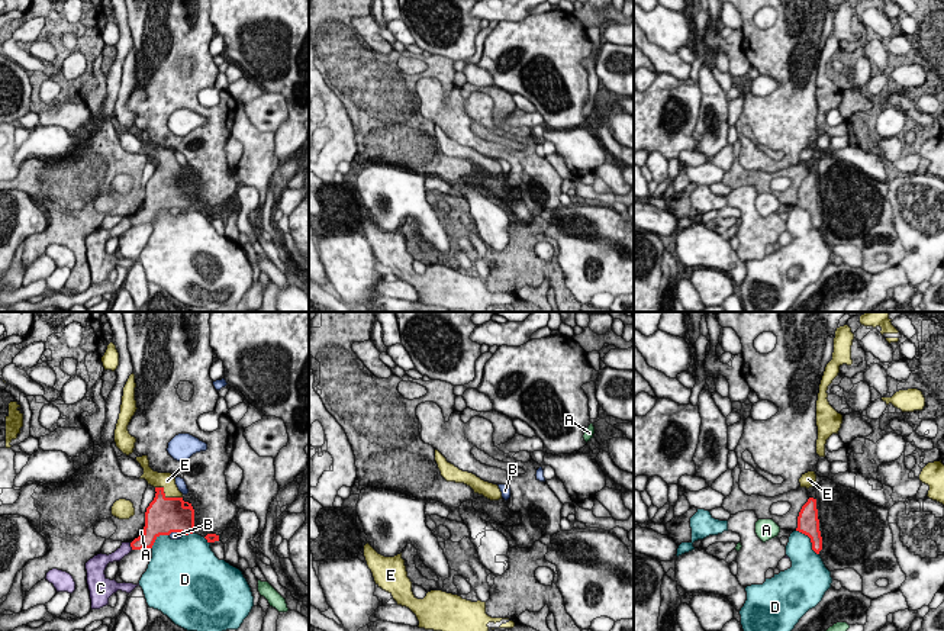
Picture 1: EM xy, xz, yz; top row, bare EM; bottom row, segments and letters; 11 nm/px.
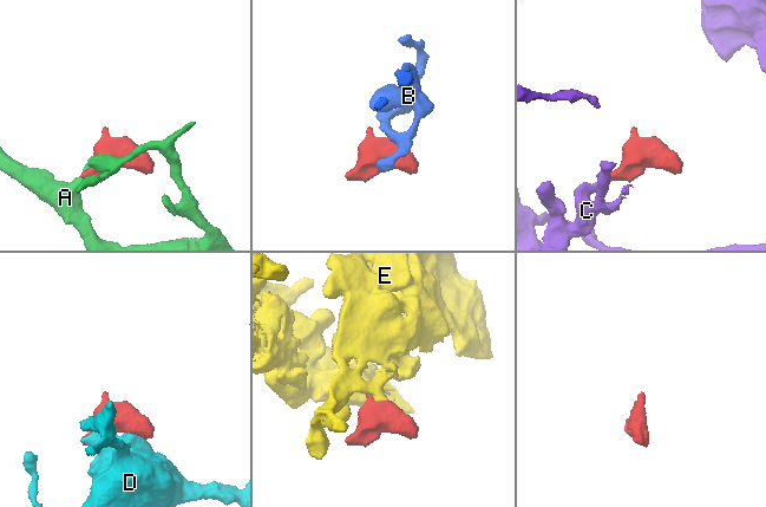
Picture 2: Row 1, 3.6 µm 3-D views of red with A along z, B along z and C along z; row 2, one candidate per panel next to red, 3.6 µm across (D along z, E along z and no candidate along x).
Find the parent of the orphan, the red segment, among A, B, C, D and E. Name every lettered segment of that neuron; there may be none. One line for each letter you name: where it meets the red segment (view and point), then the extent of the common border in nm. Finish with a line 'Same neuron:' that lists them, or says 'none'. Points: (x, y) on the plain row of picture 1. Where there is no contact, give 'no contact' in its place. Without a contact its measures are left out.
E: xy (167, 173) | 340 nm
Same neuron: E

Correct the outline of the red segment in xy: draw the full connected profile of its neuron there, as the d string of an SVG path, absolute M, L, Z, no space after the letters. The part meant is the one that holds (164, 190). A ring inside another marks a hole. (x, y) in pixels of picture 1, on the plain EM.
M148 131L136 132L144 144L139 154L155 162L155 173L145 187L144 209L131 218L132 225L152 223L160 210L181 207L193 209L194 184L191 178L183 176L183 168L175 160L175 151L171 148L158 148L149 142Z

